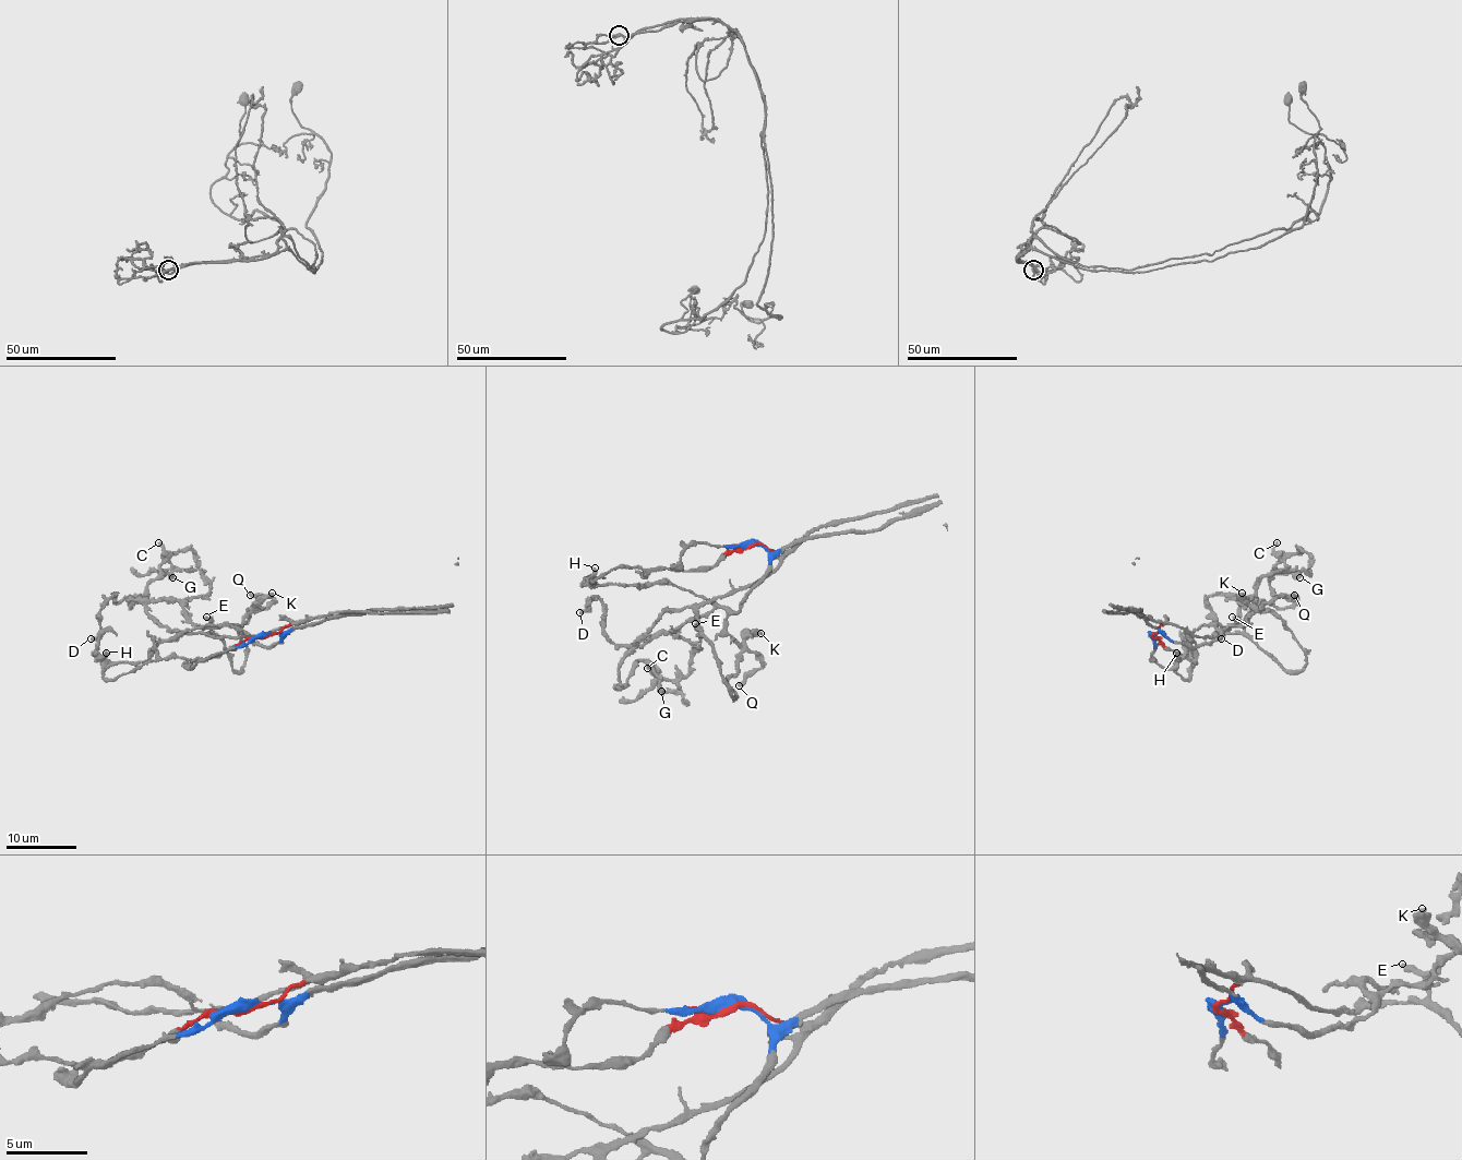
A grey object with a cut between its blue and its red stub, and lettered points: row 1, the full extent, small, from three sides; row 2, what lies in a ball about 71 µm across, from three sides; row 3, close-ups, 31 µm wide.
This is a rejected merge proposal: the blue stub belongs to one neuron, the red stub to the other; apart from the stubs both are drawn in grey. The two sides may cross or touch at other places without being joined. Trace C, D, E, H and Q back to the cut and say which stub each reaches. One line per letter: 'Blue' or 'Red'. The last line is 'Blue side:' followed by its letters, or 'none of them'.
C: Blue
D: Blue
E: Red
H: Red
Q: Blue
Blue side: C, D, Q

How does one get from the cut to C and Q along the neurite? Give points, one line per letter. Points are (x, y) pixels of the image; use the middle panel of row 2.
C: (752, 545), (768, 567), (742, 608), (691, 617), (673, 632), (698, 648), (687, 674), (667, 679), (647, 669)
Q: (752, 545), (766, 551), (766, 576), (726, 620), (726, 632), (752, 652), (761, 666), (739, 686)

